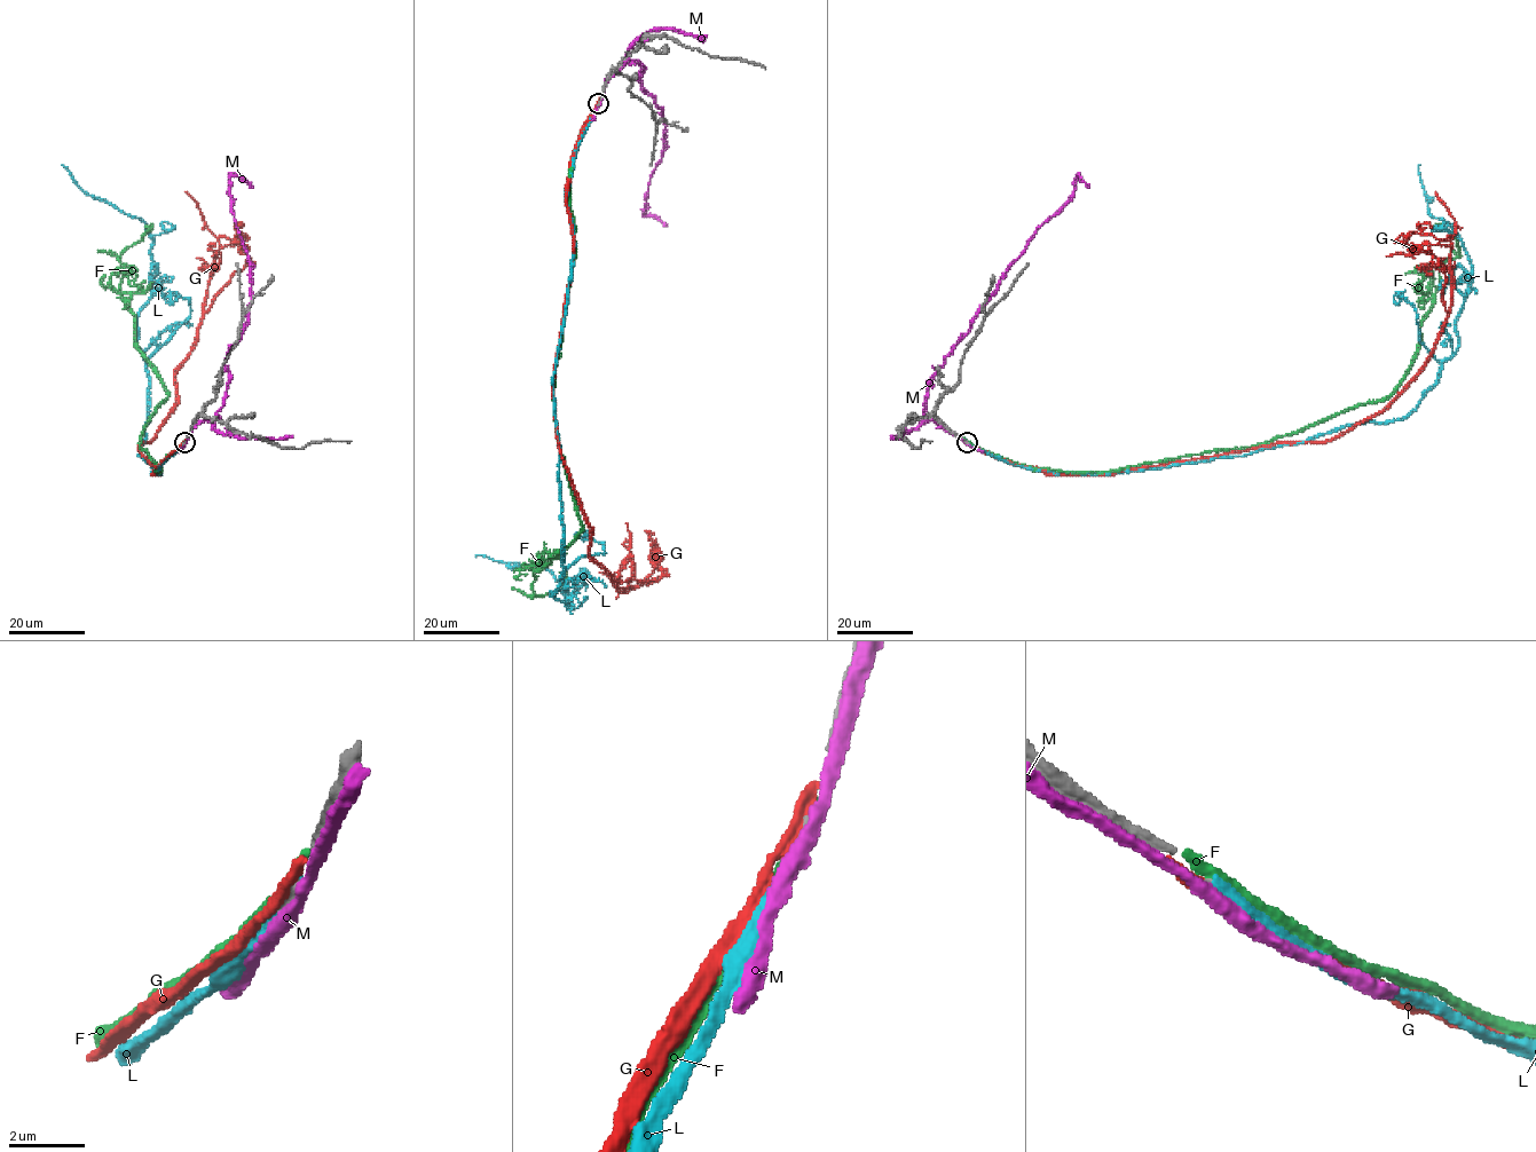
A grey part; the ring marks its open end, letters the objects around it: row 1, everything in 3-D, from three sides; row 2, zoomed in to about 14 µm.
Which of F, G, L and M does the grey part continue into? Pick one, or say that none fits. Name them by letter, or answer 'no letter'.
L

